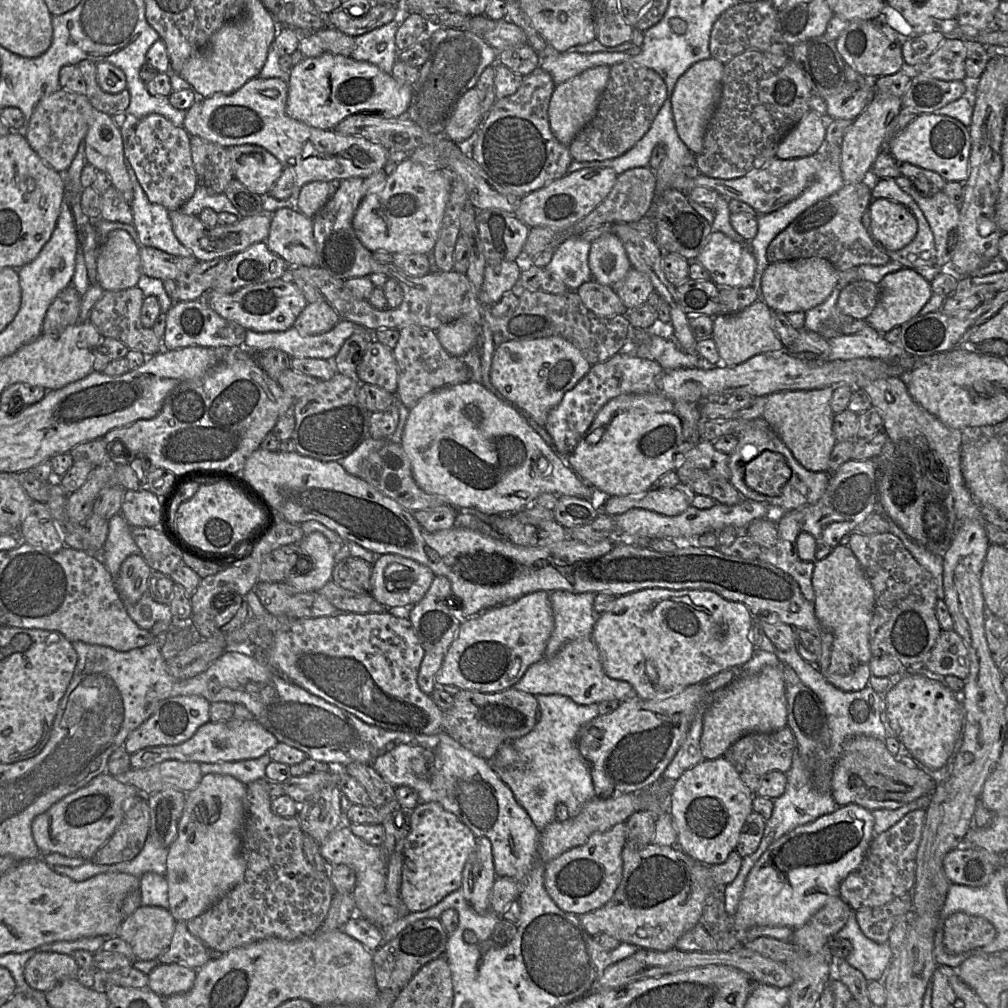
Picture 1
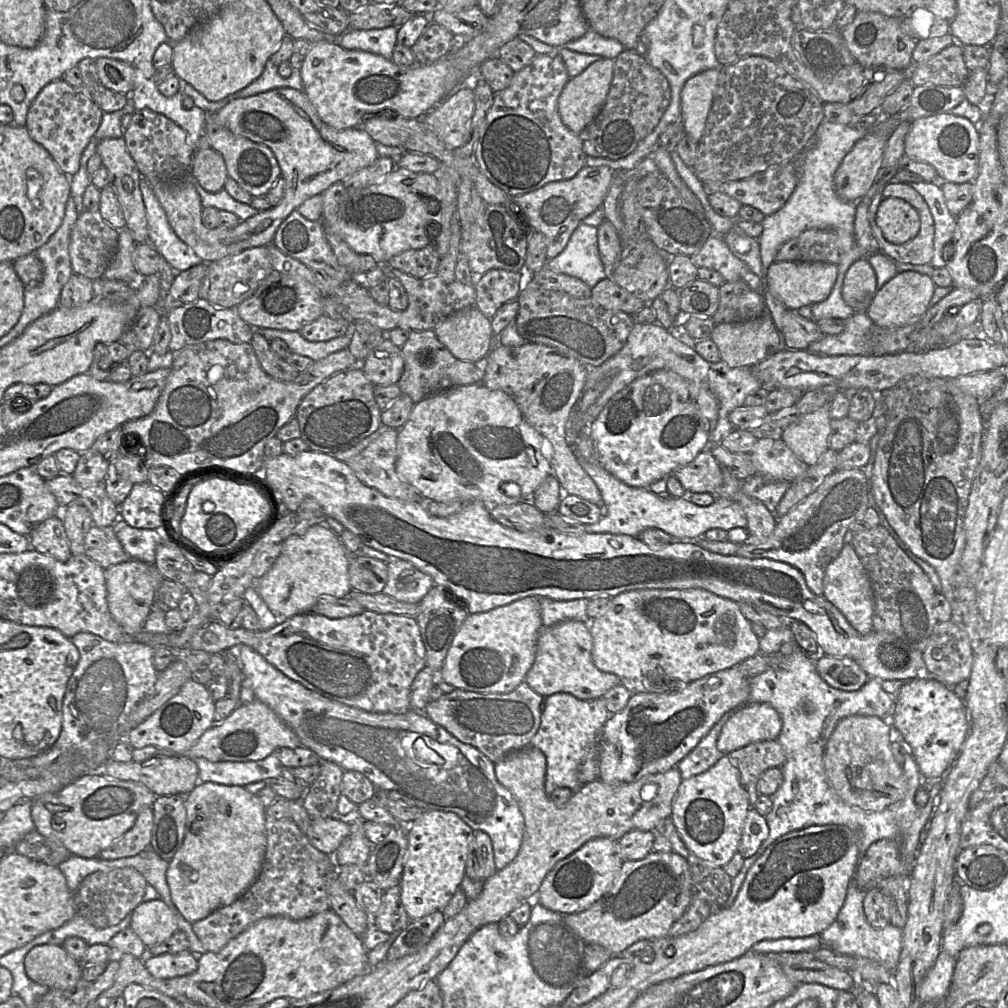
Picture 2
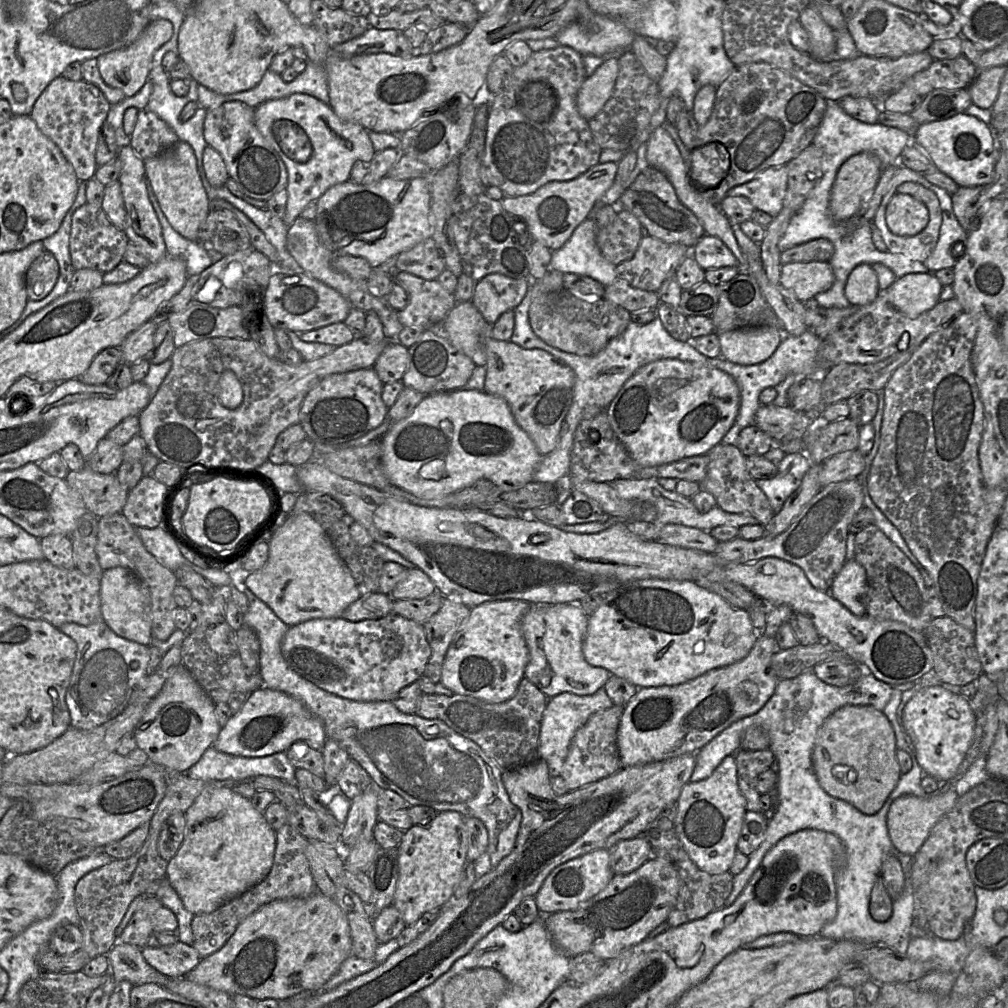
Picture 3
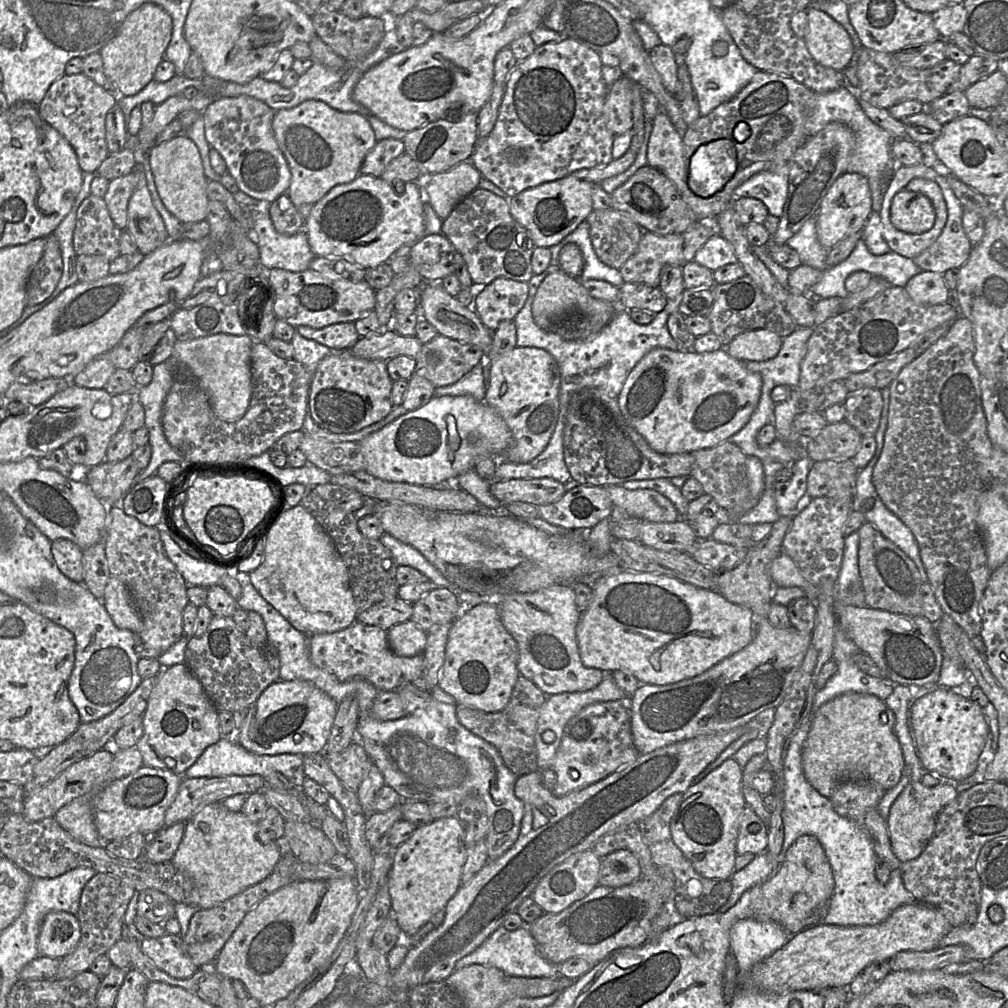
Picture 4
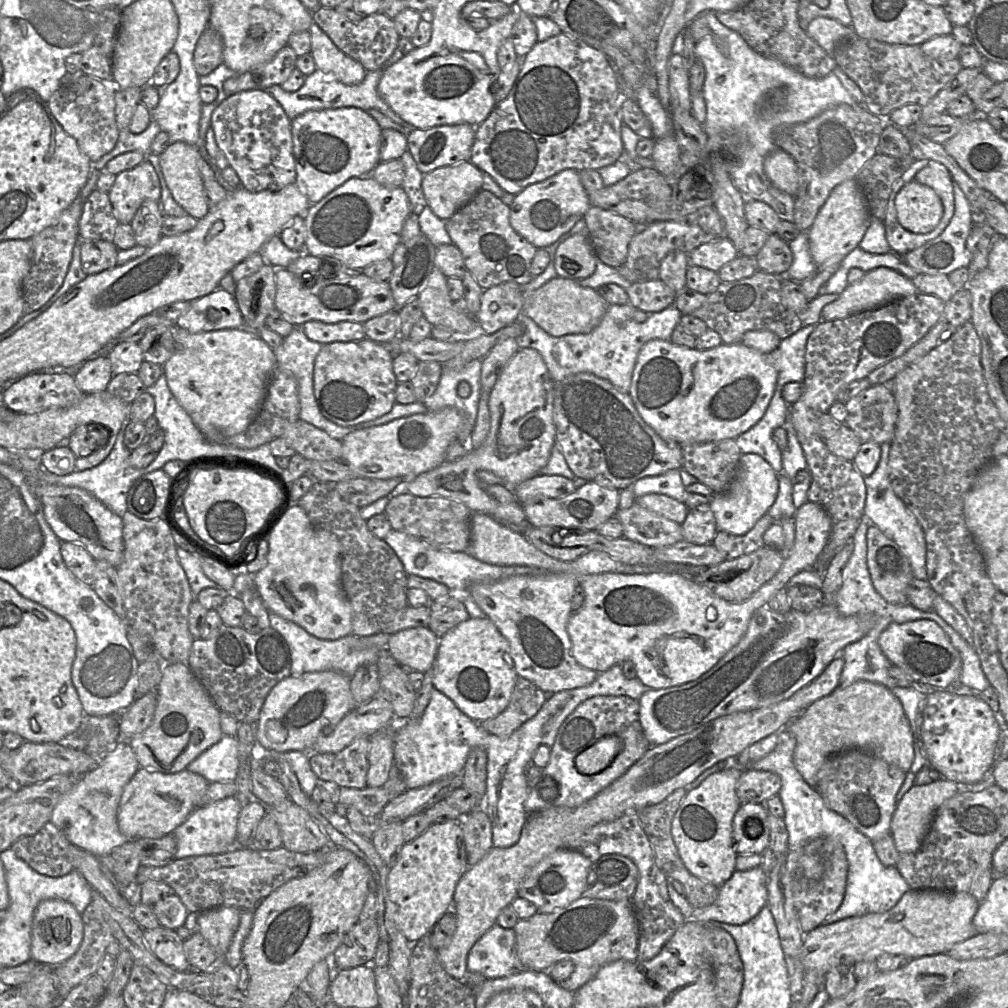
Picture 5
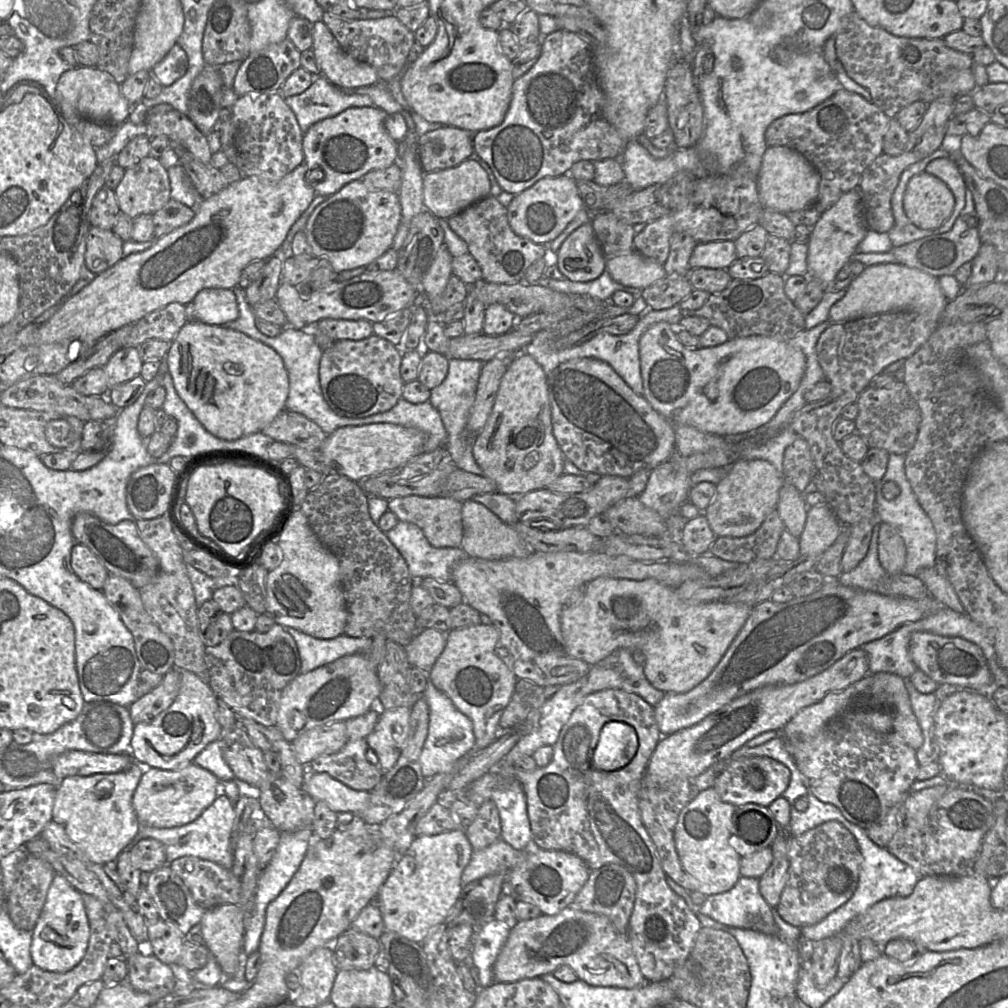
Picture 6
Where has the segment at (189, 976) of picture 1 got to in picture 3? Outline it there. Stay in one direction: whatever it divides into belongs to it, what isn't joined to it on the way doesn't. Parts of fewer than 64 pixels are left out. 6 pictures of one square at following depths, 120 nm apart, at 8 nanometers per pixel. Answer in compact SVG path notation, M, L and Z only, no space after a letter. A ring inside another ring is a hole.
M179 940L160 948L145 946L141 952L151 967L172 979L185 977L202 959L193 946Z

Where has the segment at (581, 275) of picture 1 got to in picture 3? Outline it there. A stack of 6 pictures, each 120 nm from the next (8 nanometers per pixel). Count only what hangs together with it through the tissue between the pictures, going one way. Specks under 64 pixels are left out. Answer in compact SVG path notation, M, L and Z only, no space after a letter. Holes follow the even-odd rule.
M593 218L581 222L566 243L552 251L549 269L588 276L605 287L615 282L616 266L602 255L596 243L597 228Z

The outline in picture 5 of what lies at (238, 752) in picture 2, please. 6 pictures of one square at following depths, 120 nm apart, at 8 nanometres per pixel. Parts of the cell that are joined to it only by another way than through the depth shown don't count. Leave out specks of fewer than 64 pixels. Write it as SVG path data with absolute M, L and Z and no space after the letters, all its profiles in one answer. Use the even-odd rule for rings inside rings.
M338 671L289 676L269 692L255 724L255 740L264 750L307 752L318 737L334 727L357 706L350 689L351 678Z

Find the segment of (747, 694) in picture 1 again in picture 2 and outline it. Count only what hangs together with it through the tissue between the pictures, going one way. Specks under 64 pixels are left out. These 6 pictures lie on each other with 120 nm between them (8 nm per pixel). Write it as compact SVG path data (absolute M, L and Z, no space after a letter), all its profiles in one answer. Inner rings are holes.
M749 703L737 709L721 729L717 748L724 754L754 742L776 740L782 729L778 712L767 703Z

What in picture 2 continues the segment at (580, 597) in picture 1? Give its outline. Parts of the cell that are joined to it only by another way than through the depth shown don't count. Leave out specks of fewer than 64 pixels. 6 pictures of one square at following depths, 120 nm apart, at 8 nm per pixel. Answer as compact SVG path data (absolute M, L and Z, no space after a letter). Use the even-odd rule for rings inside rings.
M539 598L541 608L541 619L544 627L551 627L564 621L579 621L589 624L586 609L588 599L570 601L556 601L550 598Z

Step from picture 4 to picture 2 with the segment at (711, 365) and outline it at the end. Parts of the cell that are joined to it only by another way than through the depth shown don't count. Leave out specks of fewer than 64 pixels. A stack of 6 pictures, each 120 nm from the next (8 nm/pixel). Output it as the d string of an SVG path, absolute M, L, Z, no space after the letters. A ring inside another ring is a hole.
M657 370L640 377L617 392L604 406L589 428L589 435L594 442L599 464L611 475L623 483L636 488L648 488L653 482L672 475L677 469L691 462L700 452L711 444L711 434L716 427L719 415L719 403L706 384L684 378L671 370Z

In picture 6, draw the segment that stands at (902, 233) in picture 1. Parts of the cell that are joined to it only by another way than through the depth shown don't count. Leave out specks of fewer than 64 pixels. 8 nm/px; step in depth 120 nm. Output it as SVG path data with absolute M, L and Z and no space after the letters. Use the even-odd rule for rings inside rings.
M925 171L913 176L904 193L903 208L921 229L936 229L951 216L955 197L945 182Z

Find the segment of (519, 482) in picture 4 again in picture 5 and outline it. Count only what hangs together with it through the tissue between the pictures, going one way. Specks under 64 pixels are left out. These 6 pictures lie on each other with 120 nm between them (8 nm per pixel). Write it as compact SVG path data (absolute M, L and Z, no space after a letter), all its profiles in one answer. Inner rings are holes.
M536 475L512 490L519 503L524 504L536 496L561 498L572 493L577 487L573 480L560 475Z

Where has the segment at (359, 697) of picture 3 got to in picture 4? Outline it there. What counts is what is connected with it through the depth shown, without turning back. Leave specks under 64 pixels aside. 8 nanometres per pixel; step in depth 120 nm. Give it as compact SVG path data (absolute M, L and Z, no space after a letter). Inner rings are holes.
M355 621L343 630L308 637L309 654L313 664L335 675L339 681L365 679L378 691L388 692L423 676L424 654L412 657L397 656L389 646L387 631L378 626Z

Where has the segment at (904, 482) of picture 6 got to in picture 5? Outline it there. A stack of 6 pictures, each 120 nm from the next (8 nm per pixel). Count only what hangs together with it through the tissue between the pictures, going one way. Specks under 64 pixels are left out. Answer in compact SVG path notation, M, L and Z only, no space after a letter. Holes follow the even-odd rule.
M884 442L880 445L881 455L874 472L864 476L866 486L866 500L864 506L865 518L870 524L877 526L887 537L895 541L908 558L913 576L916 579L926 580L926 542L923 529L913 513L906 507L904 502L894 493L888 477L888 460L890 444Z

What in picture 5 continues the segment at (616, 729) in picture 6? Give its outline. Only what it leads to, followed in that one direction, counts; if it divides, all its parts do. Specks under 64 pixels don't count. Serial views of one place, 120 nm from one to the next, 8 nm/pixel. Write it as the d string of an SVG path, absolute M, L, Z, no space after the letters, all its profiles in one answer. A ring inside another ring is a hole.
M605 736L575 758L576 768L585 775L599 773L612 763L621 749L622 741L619 737Z

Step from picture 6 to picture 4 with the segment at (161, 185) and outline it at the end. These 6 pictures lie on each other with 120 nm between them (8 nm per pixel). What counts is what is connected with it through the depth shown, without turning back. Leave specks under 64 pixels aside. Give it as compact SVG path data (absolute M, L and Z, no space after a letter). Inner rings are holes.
M141 167L110 180L103 197L113 222L121 230L125 230L127 226L128 202L137 187L140 171Z

